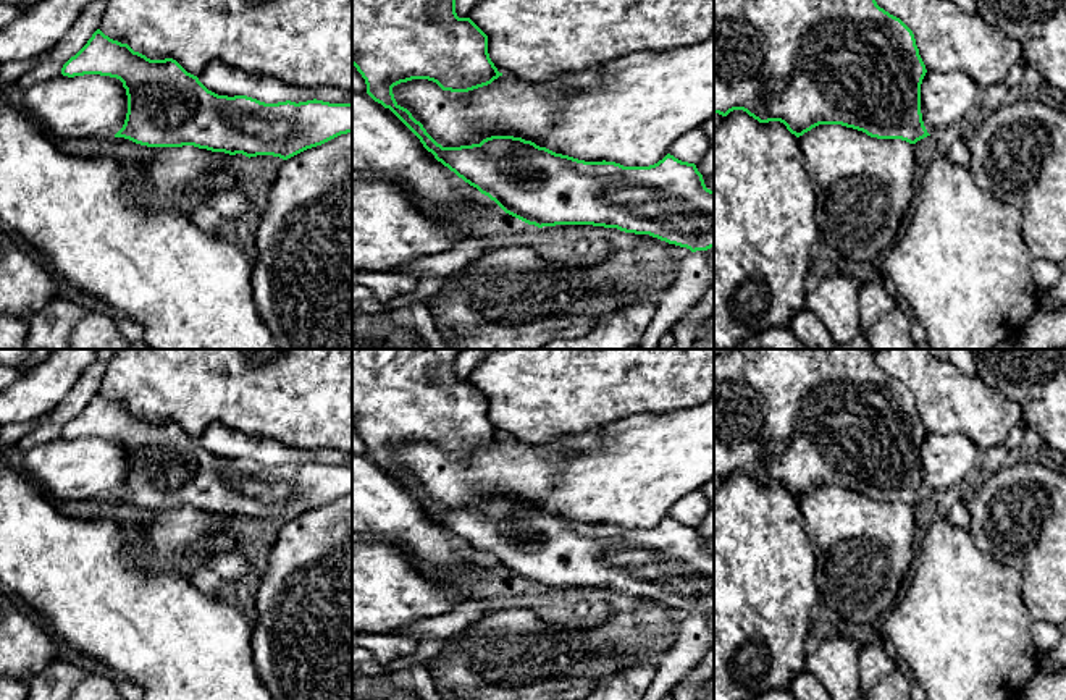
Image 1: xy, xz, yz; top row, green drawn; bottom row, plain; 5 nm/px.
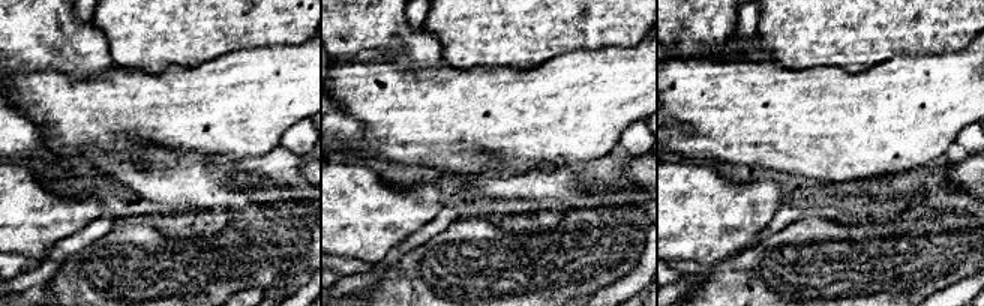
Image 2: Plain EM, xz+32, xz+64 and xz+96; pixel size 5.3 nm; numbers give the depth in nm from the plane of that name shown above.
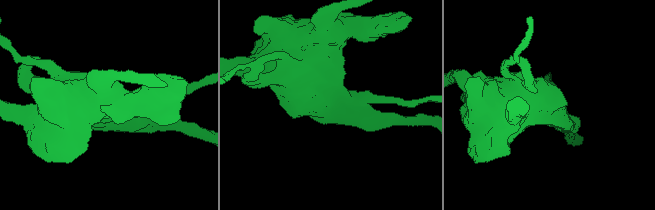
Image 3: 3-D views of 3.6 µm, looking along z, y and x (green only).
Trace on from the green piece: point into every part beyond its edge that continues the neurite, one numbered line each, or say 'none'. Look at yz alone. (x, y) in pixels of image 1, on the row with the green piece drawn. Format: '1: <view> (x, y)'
none

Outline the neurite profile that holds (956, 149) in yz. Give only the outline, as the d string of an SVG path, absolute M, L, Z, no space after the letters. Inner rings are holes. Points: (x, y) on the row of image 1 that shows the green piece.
M953 133L943 144L943 150L946 157L958 167L964 167L964 168L971 167L971 152L969 152L967 139Z

